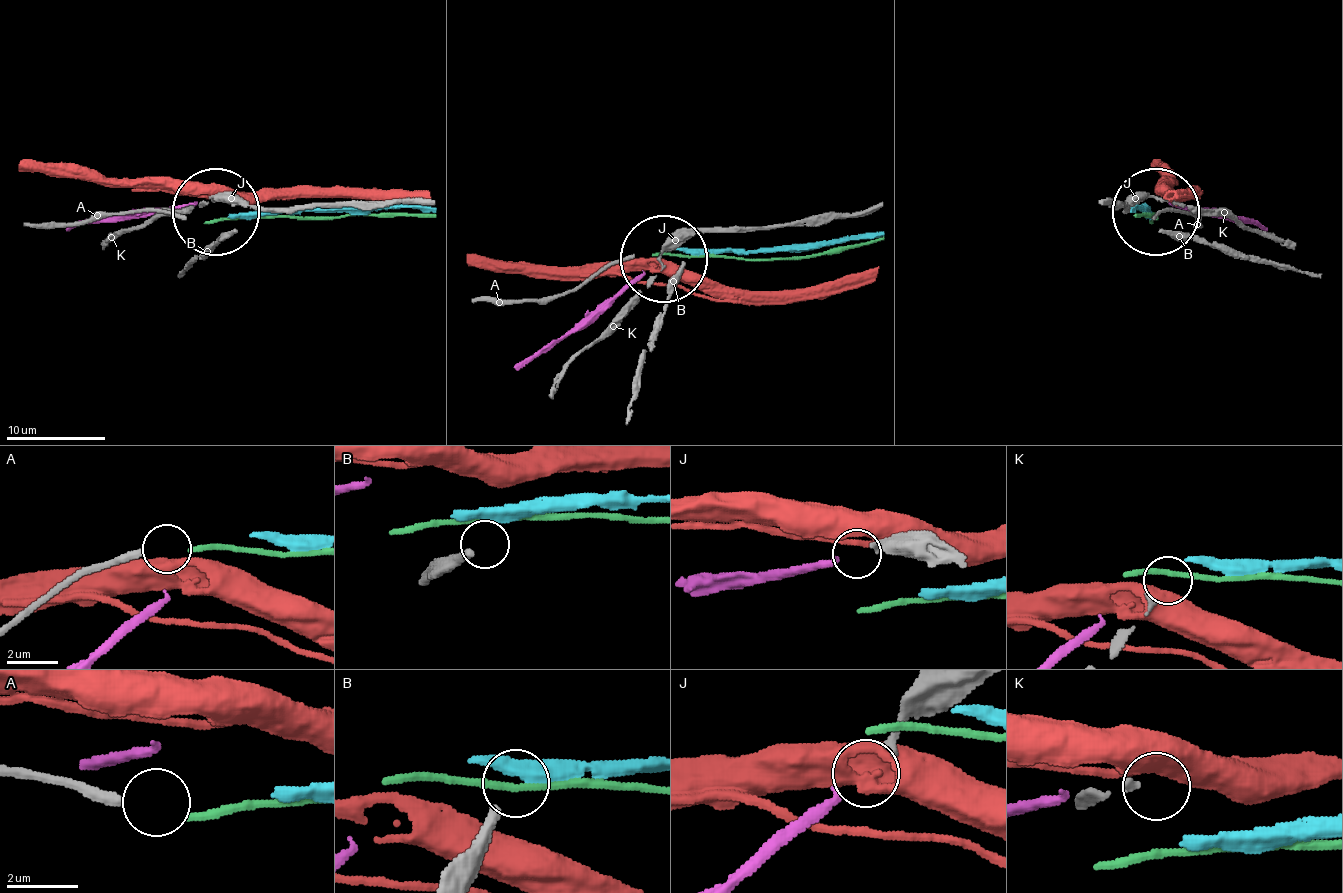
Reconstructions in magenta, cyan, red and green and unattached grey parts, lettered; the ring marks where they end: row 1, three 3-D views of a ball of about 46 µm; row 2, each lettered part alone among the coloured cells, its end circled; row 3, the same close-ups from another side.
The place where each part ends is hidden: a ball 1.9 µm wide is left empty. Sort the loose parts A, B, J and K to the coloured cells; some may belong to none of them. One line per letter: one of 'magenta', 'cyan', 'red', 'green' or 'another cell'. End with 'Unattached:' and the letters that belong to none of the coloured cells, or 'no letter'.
A: green
B: another cell
J: magenta
K: another cell
Unattached: B, K

